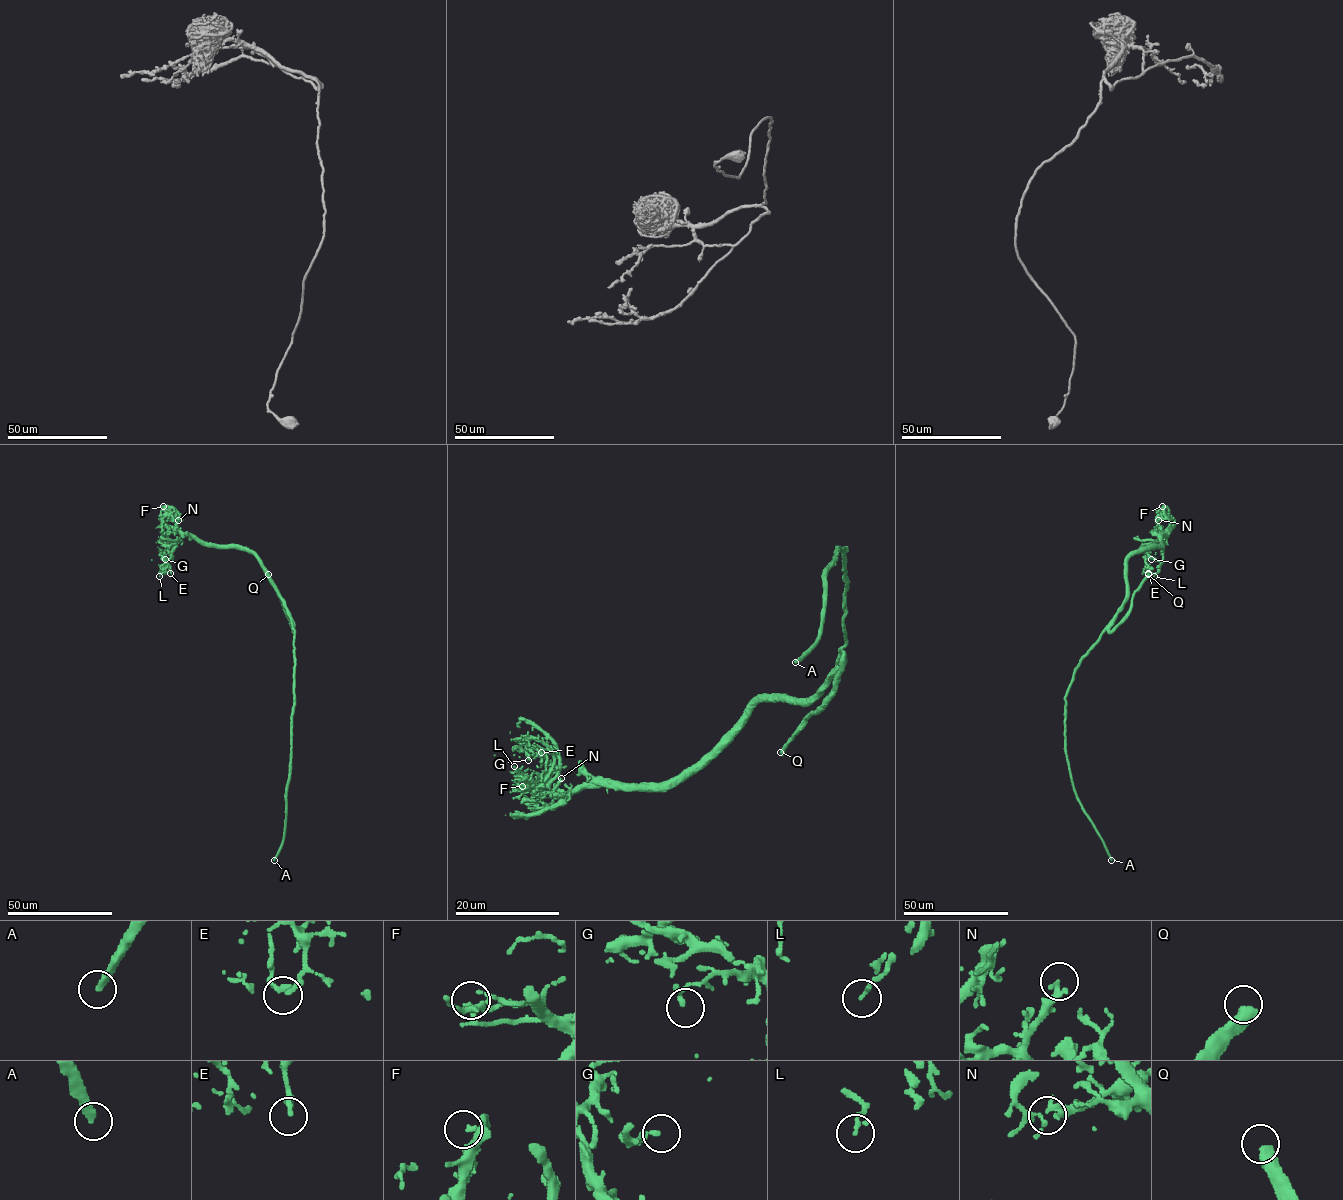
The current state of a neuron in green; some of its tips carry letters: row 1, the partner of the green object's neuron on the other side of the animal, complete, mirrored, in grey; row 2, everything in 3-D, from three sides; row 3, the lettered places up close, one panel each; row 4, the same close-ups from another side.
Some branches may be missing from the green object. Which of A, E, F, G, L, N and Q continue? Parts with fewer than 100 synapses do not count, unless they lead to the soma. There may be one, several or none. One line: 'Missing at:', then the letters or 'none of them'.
Missing at: A, Q

